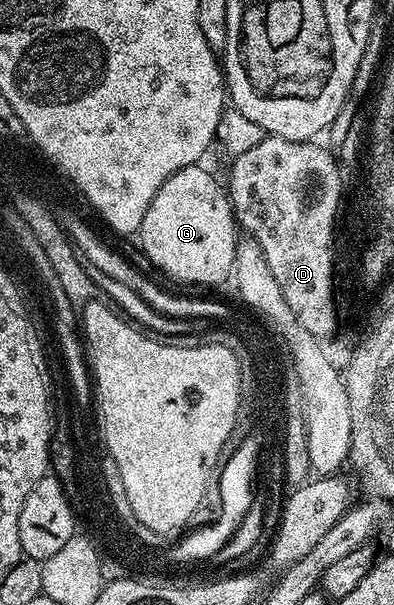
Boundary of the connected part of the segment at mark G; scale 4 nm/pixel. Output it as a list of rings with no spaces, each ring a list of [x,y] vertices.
[[[197,163],[186,167],[185,169],[180,169],[174,175],[170,175],[166,179],[166,183],[162,183],[162,187],[158,191],[158,195],[154,195],[154,199],[150,203],[150,207],[146,211],[146,215],[142,219],[140,224],[140,231],[138,234],[138,240],[140,240],[140,245],[144,248],[144,253],[161,269],[164,273],[169,273],[169,278],[175,279],[177,281],[188,281],[192,285],[206,285],[209,287],[216,287],[219,281],[229,280],[230,274],[233,272],[236,263],[236,242],[238,240],[238,226],[236,223],[236,217],[232,214],[232,202],[228,199],[228,194],[226,192],[225,186],[220,185],[203,169],[203,164]]]

